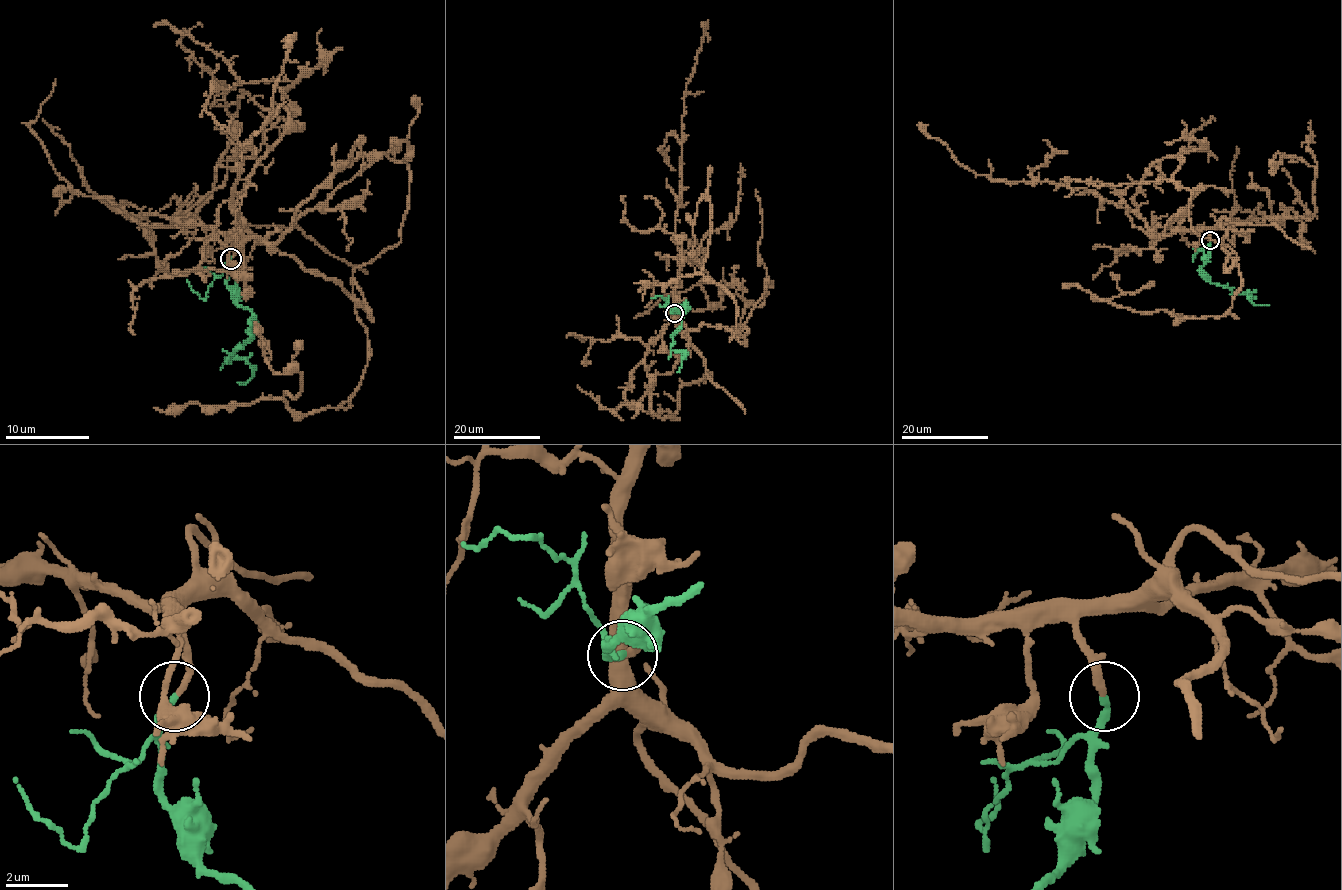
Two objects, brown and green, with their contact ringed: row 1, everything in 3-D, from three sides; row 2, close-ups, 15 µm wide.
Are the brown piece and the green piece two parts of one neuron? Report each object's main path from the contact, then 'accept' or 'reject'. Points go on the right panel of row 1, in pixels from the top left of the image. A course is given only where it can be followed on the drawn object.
brown via (1210, 240), (1226, 232), (1226, 272), (1235, 253), (1241, 276), (1225, 314), (1178, 321), (1095, 298), (1154, 283) | green via (1210, 240), (1209, 256), (1200, 270), (1212, 283), (1226, 285), (1238, 294), (1249, 293), (1255, 304), (1268, 304) | accept

